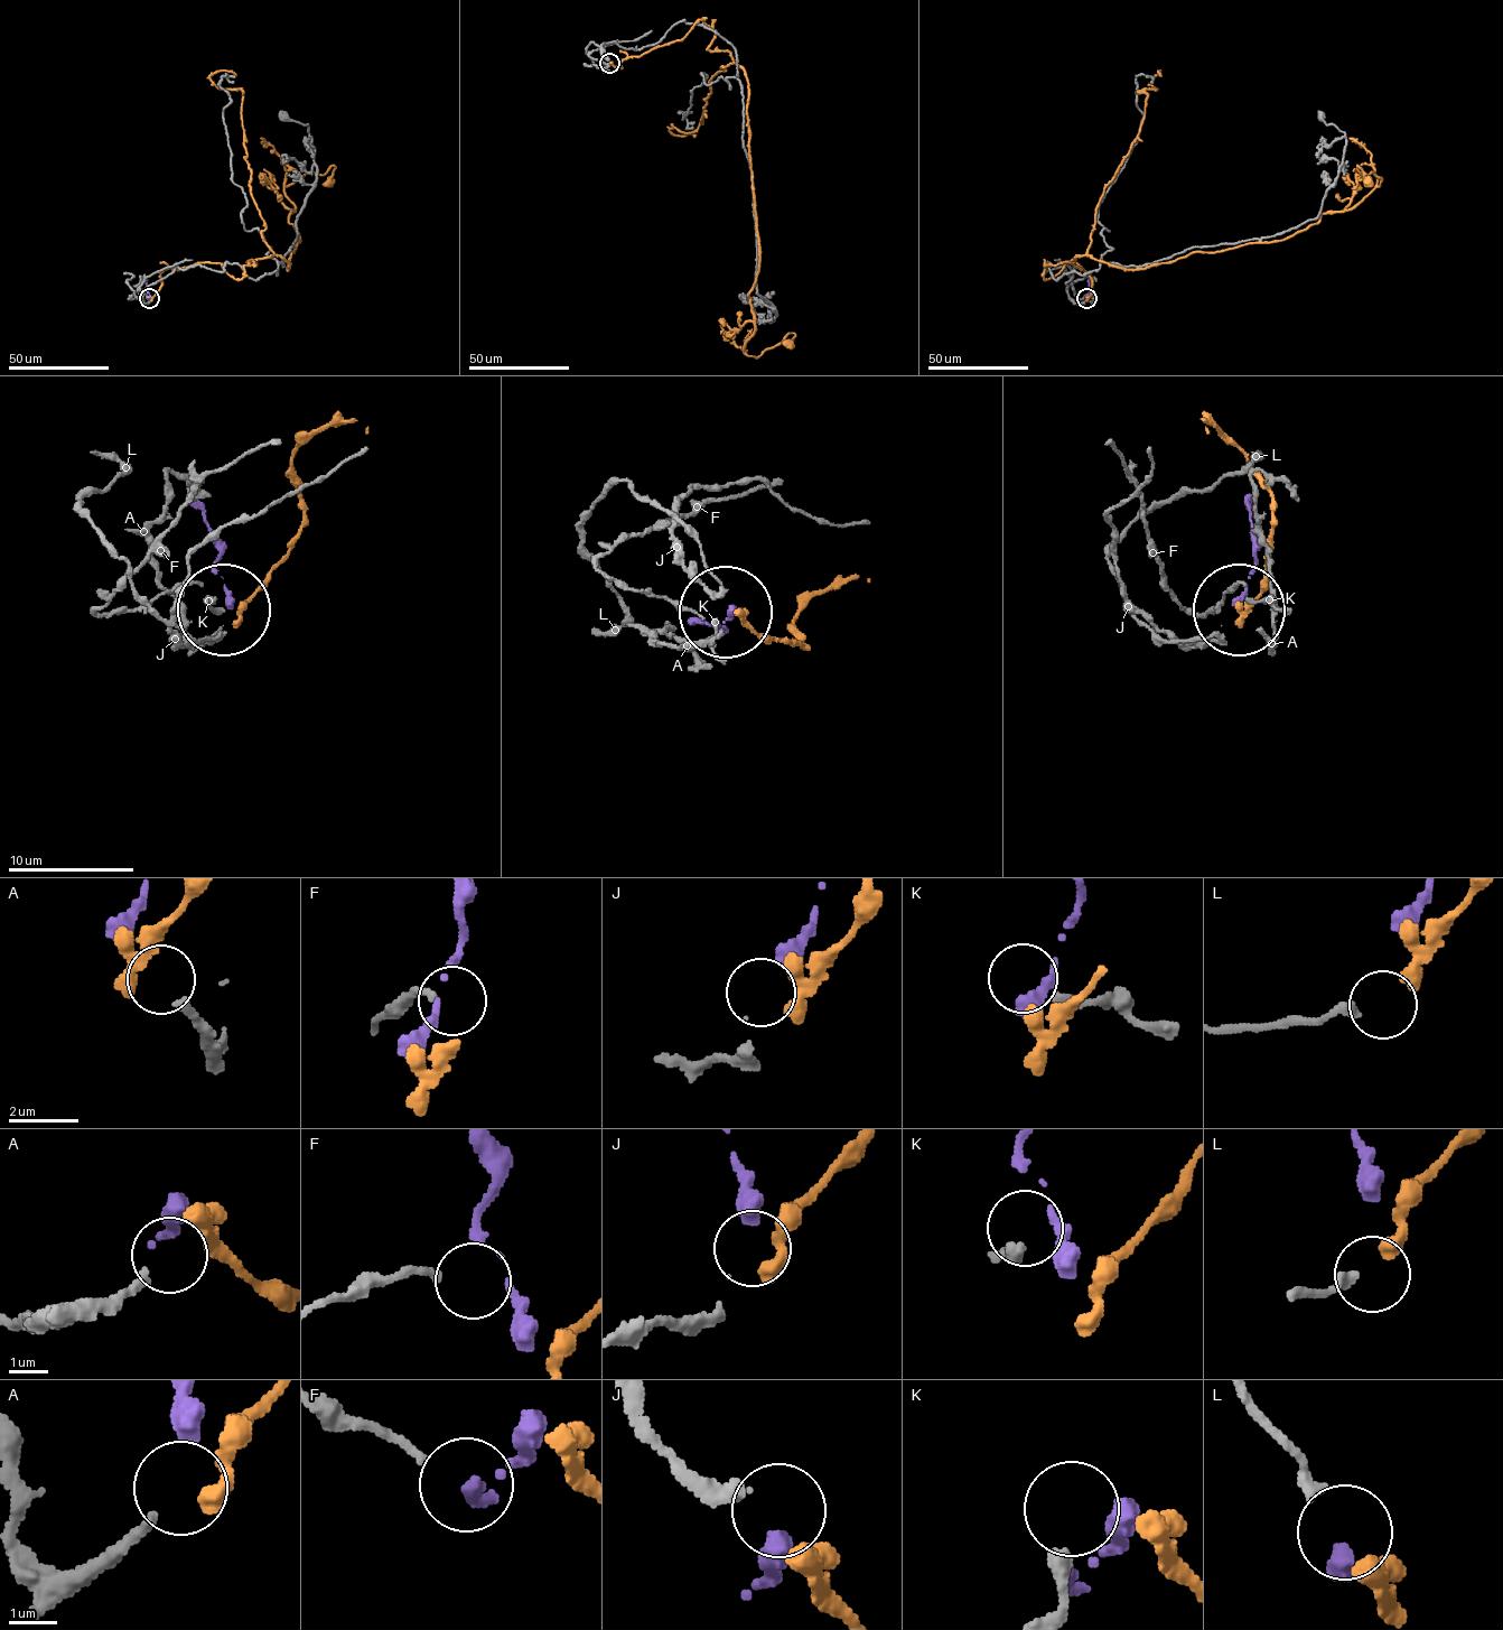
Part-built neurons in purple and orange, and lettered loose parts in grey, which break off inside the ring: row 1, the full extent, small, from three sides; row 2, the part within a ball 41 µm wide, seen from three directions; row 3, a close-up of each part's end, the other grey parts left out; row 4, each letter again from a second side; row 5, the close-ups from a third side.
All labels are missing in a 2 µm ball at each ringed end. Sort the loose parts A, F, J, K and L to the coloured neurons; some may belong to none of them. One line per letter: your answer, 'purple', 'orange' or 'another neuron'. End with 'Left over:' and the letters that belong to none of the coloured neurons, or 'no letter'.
A: another neuron
F: another neuron
J: purple
K: another neuron
L: orange
Left over: A, F, K

